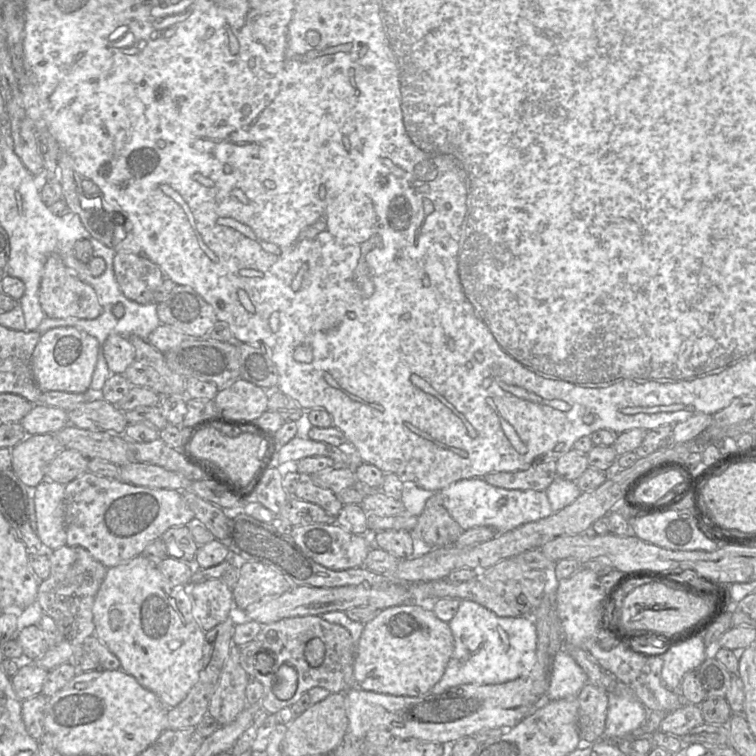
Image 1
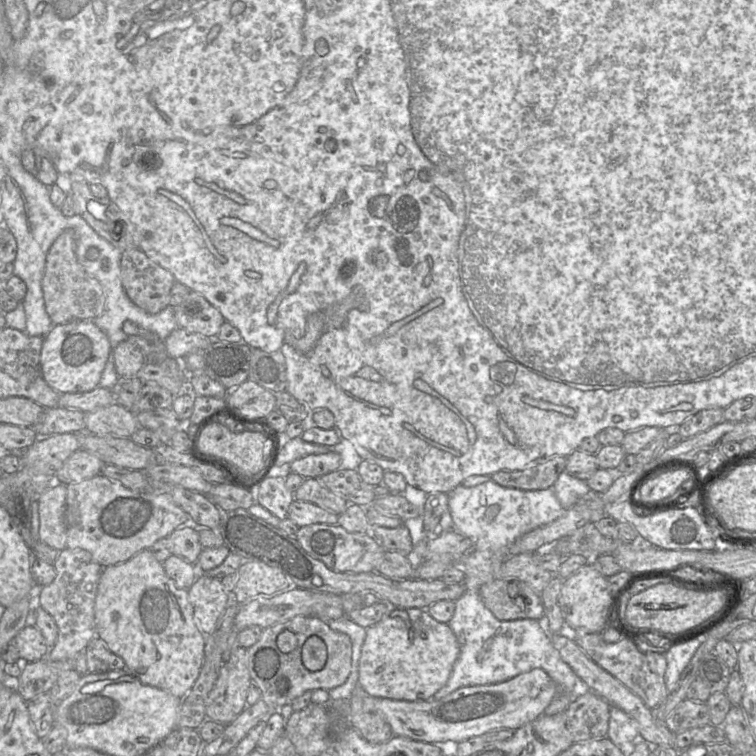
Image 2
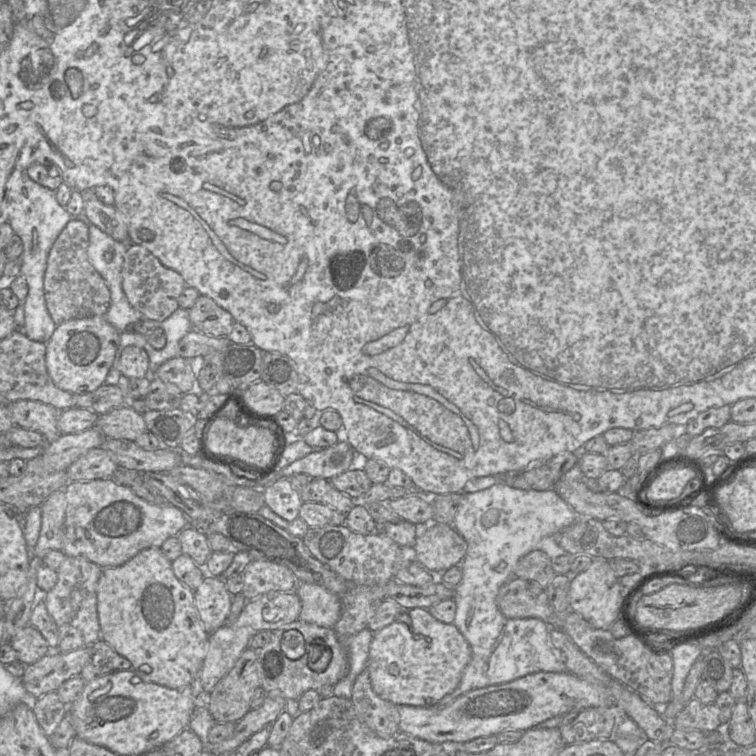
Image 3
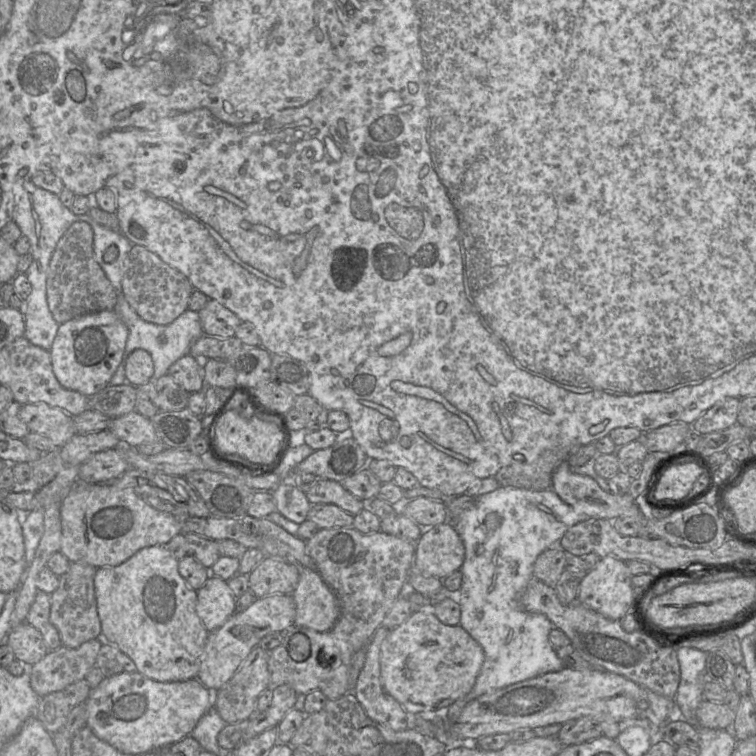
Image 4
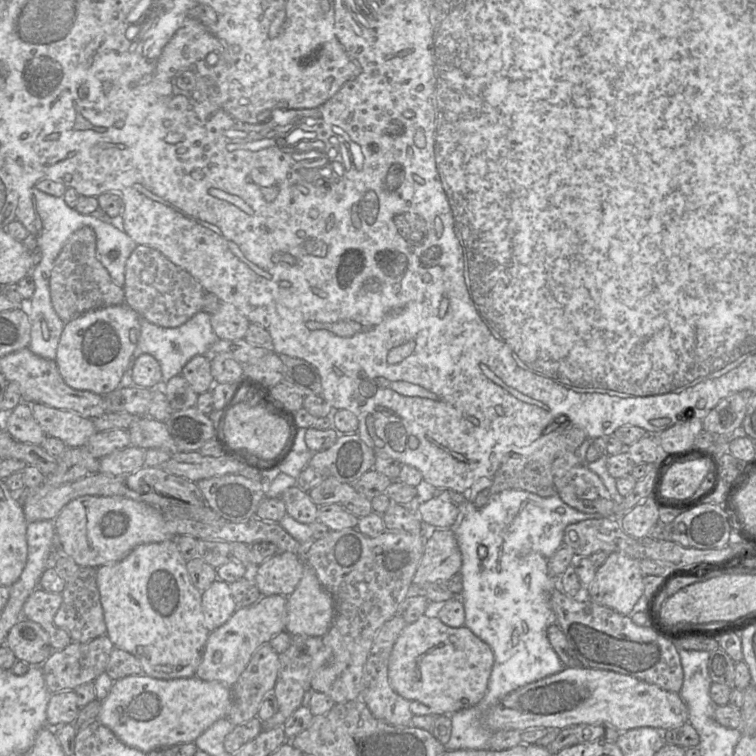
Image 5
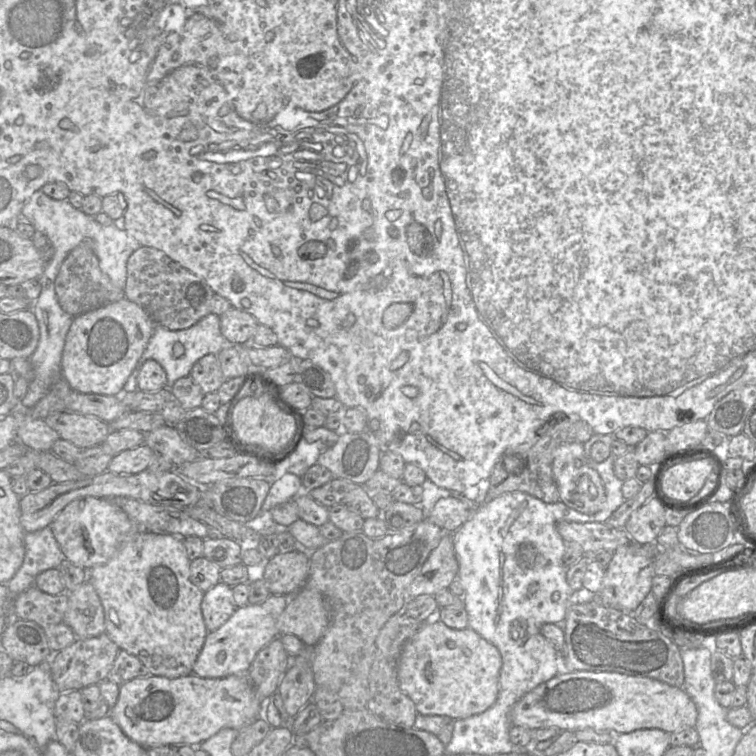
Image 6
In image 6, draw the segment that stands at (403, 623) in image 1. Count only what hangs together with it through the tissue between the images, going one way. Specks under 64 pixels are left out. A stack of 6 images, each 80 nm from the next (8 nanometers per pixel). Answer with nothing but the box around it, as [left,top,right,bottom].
[397,619,501,720]

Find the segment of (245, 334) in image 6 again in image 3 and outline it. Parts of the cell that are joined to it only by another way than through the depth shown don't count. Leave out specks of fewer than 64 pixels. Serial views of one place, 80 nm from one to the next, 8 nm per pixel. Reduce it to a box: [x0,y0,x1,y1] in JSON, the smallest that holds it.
[188,294,235,336]

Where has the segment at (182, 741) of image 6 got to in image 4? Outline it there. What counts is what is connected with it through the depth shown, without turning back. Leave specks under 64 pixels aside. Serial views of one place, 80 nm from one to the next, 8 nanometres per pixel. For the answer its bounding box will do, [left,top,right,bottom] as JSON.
[84,671,217,755]

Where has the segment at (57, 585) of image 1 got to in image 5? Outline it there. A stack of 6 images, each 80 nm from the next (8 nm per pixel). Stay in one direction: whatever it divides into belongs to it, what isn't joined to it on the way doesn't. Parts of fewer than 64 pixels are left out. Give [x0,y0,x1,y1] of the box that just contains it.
[54,567,107,643]

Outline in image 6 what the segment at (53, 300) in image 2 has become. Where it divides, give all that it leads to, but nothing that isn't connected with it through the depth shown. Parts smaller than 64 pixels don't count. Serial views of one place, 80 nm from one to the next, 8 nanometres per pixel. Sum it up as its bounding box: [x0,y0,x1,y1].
[54,240,124,317]

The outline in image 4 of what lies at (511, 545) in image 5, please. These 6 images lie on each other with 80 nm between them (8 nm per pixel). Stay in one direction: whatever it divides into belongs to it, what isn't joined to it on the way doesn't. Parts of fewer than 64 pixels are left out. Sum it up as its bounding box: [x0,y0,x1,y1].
[423,486,588,734]

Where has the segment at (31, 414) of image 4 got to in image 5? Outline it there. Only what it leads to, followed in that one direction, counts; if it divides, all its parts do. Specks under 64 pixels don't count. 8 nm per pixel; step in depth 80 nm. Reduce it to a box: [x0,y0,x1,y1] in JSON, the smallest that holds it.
[31,404,97,447]

